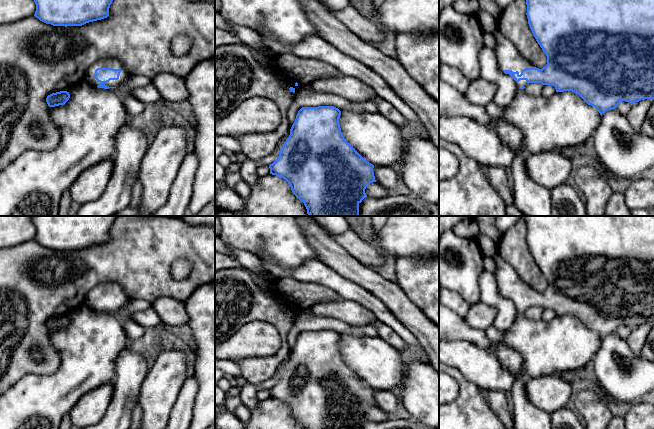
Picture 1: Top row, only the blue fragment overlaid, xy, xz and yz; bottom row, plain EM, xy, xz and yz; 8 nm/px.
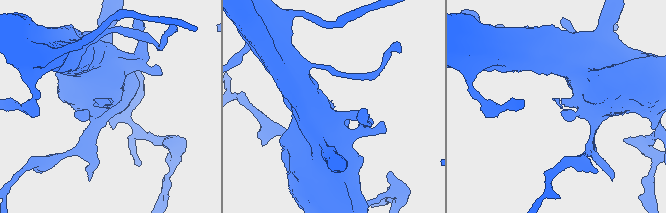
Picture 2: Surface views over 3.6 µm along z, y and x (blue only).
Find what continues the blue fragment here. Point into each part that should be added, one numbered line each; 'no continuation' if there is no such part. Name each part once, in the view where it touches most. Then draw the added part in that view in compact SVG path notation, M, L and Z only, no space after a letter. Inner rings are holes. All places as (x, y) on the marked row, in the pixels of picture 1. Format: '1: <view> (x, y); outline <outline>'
1: xy (110, 62); outline M113 58L103 59L101 61L94 63L93 65L91 65L86 72L86 78L85 79L91 85L93 85L95 87L102 84L95 79L95 70L97 68L113 68L113 69L121 69L122 70L120 75L119 75L118 80L110 80L107 83L103 83L109 87L119 86L120 84L124 83L130 76L128 74L127 70L124 68L124 66L118 60L113 59Z

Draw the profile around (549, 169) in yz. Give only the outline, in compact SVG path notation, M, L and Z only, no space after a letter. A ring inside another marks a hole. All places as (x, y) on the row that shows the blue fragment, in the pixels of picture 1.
M563 151L538 152L529 155L526 160L528 175L534 182L550 191L565 183L575 167Z

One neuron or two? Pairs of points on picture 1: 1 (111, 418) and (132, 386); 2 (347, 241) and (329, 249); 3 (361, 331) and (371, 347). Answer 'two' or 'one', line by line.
1: one
2: two
3: two

